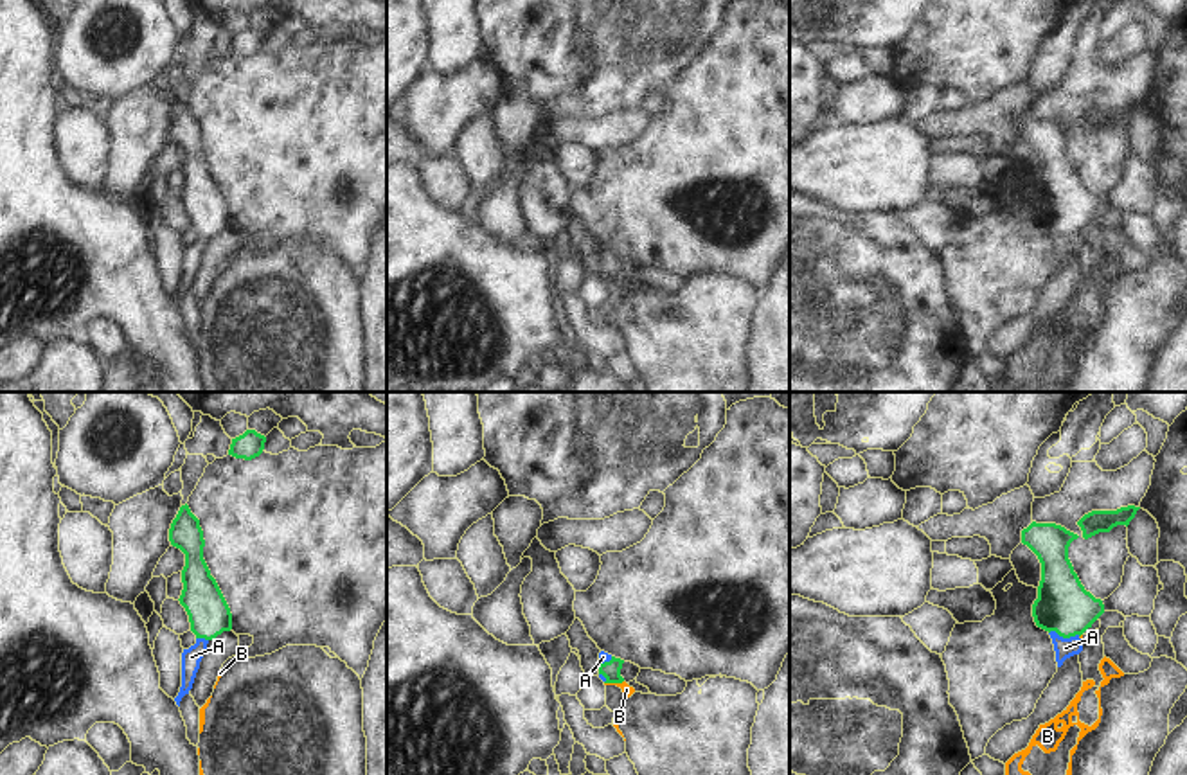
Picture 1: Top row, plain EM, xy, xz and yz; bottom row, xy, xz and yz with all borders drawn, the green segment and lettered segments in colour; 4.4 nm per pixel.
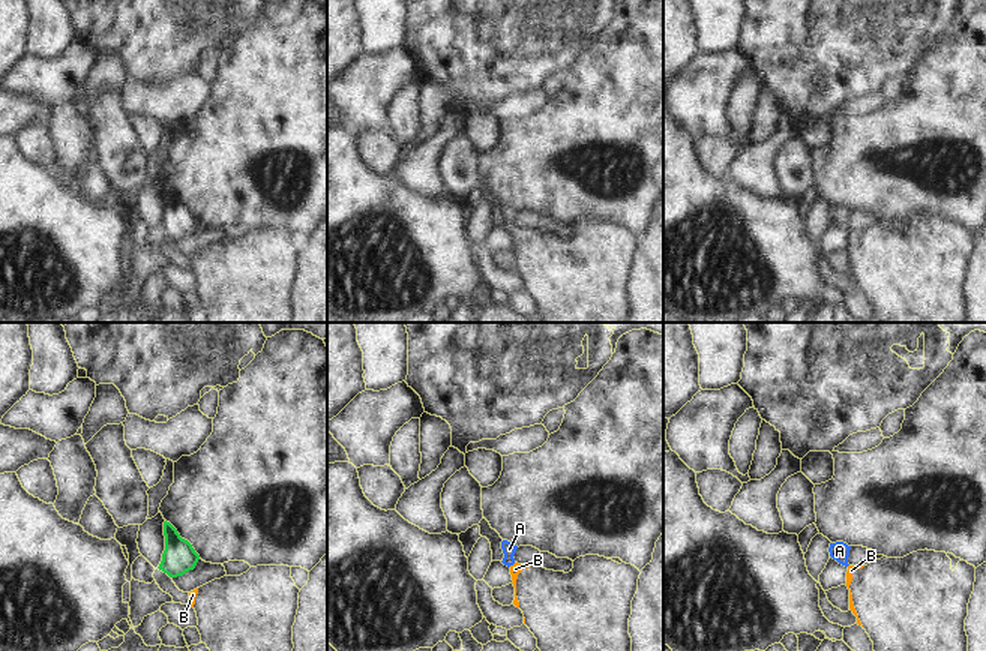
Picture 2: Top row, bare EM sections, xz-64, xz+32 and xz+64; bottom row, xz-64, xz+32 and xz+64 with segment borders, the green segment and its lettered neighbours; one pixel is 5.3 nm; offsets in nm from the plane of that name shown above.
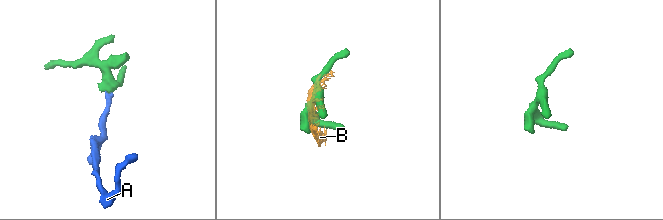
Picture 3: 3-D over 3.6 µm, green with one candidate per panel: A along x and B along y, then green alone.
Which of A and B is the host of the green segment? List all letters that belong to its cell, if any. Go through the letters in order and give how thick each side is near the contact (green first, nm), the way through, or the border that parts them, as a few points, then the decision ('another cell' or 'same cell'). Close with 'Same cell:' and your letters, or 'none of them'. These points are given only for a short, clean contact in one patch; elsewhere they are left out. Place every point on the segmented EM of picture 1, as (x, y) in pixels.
A: 240/90 nm | across yz (1063, 605), (1065, 637), (1065, 648) | same cell
B: 80/50 nm | along xz (623, 680), (605, 684) | another cell
Same cell: A

